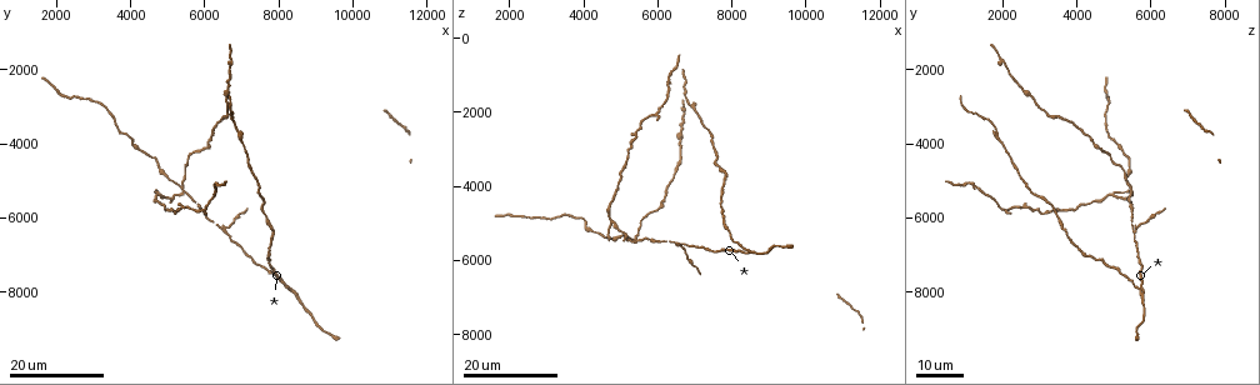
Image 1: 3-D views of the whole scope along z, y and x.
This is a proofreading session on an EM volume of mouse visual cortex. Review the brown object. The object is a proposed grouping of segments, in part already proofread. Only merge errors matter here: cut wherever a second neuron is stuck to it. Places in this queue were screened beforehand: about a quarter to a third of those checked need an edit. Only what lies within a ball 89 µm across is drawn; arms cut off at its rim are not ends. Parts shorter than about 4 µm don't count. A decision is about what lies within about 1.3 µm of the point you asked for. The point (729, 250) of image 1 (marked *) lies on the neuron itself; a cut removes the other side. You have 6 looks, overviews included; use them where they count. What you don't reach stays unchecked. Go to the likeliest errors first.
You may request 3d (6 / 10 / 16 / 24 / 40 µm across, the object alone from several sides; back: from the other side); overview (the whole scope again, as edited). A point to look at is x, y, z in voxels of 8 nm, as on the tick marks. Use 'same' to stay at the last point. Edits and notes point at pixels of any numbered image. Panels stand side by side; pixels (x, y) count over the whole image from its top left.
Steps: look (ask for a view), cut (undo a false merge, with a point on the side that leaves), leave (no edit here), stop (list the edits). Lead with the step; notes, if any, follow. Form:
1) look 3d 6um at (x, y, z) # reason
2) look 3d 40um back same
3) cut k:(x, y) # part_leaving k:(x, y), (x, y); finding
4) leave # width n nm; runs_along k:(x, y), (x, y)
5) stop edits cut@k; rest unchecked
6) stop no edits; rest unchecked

look 3d 24um at (5400, 5300, 5500) # arms part here

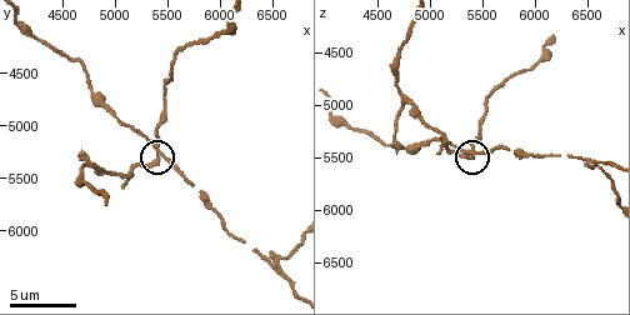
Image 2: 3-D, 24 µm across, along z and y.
look 3d 6um at (5420, 5300, 5500)

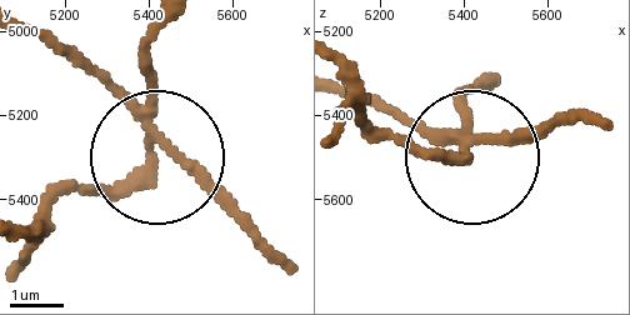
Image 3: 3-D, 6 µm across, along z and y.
cut 3:(129, 194) # width 190 nm; part_leaving 3:(151, 128), (139, 164), (31, 221); two neurons meet here

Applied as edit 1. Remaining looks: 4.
look overview # redraw

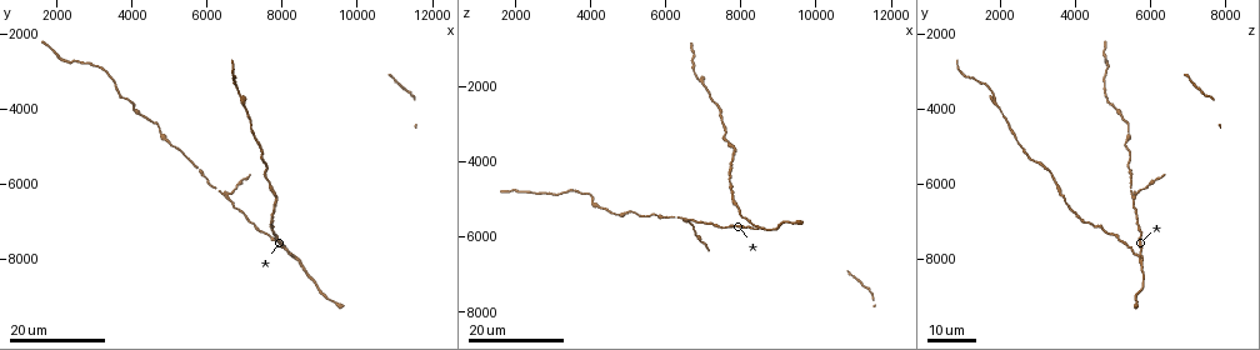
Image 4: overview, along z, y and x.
look 3d 24um at (6450, 6250, 5500) # three-way junction

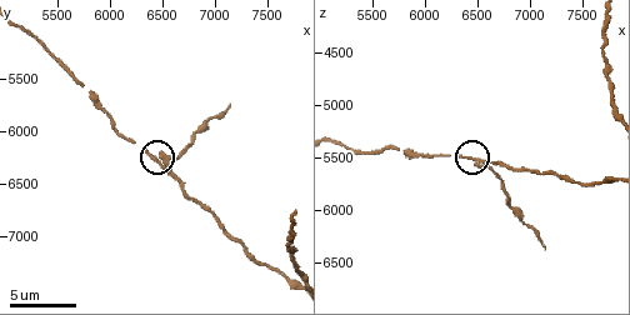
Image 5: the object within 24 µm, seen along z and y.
look 3d 6um at (6480, 6280, 5540) # zoom in

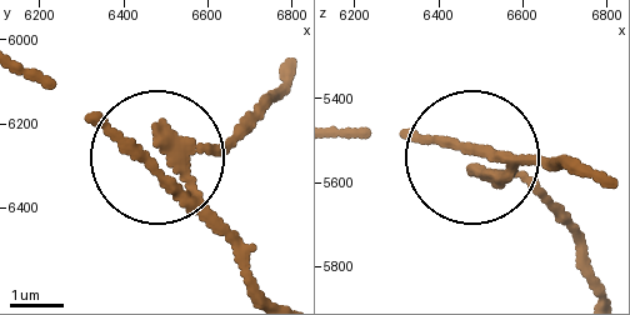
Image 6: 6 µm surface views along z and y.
cut 6:(154, 125) # part_leaving 6:(505, 170), (559, 224), (590, 290); a second neuron is stuck on

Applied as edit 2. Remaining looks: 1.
stop edits cut@3, cut@6; rest unchecked

